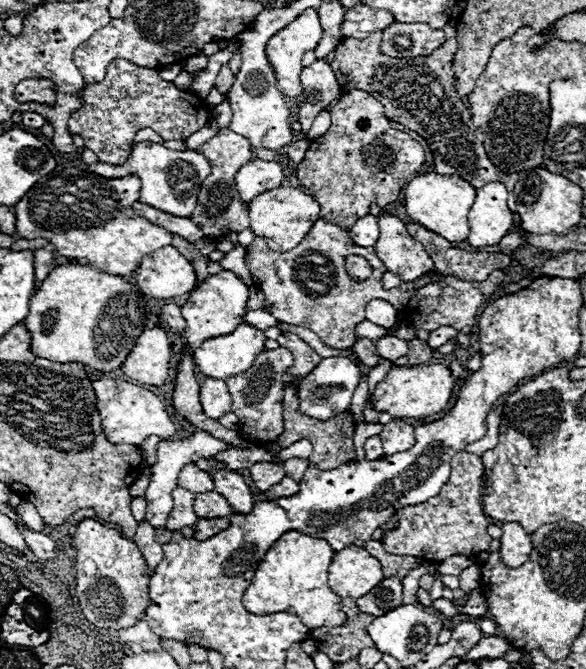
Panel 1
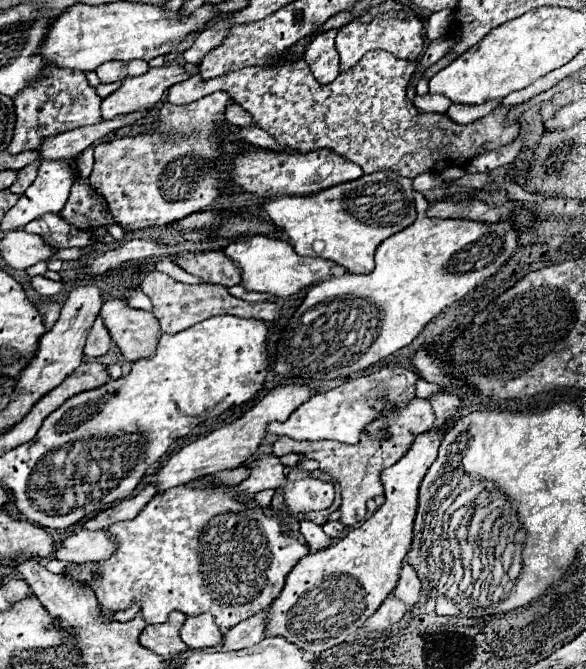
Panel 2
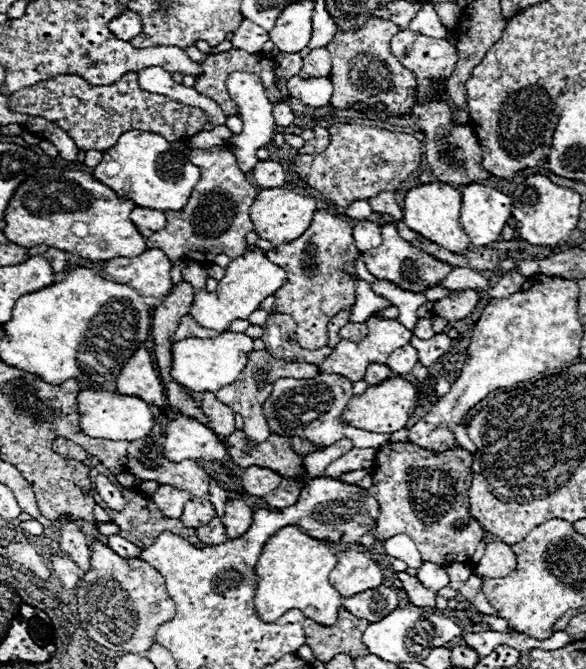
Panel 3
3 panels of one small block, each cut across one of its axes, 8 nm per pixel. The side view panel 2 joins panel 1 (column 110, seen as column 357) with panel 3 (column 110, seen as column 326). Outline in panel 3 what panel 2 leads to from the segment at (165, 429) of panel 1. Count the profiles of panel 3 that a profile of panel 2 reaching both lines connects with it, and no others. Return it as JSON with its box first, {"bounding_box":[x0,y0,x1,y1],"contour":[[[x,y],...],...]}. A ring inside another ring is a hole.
{"bounding_box":[78,390,154,440],"contour":[[[82,390],[78,396],[78,412],[80,412],[80,428],[90,438],[106,438],[106,440],[138,440],[146,438],[152,432],[154,416],[150,406],[138,396],[124,396],[108,390]]]}

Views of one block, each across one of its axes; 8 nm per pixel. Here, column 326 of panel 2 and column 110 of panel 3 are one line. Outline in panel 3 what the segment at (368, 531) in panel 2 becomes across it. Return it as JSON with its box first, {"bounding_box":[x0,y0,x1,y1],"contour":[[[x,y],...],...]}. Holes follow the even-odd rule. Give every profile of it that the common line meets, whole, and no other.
{"bounding_box":[78,540,174,652],"contour":[[[100,540],[92,542],[92,558],[90,570],[82,576],[78,584],[78,614],[80,620],[92,640],[106,646],[114,652],[146,652],[152,642],[158,624],[168,622],[174,618],[174,600],[168,596],[164,578],[158,570],[146,564],[140,558],[122,558],[110,546],[102,544]]]}

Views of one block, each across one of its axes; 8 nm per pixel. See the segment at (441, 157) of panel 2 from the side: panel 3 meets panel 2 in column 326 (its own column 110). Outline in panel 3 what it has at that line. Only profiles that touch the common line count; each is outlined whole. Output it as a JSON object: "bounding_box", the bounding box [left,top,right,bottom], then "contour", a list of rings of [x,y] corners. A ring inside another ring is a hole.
{"bounding_box":[8,72,208,152],"contour":[[[126,72],[118,82],[108,86],[92,86],[74,74],[54,76],[14,92],[8,98],[8,108],[12,112],[46,118],[48,122],[54,122],[58,128],[66,130],[78,148],[100,152],[110,150],[118,142],[120,134],[128,130],[154,132],[164,136],[168,142],[174,142],[188,140],[208,122],[208,116],[200,108],[184,106],[168,96],[140,90],[136,72]]]}

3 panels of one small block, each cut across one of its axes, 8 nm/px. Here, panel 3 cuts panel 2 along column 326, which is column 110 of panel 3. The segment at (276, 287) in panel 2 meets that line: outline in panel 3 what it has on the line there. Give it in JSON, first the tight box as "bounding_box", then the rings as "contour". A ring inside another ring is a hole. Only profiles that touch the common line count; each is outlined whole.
{"bounding_box":[106,248,172,298],"contour":[[[156,248],[146,250],[136,258],[112,258],[106,262],[108,278],[132,286],[140,296],[166,298],[172,294],[172,264],[168,256]]]}

